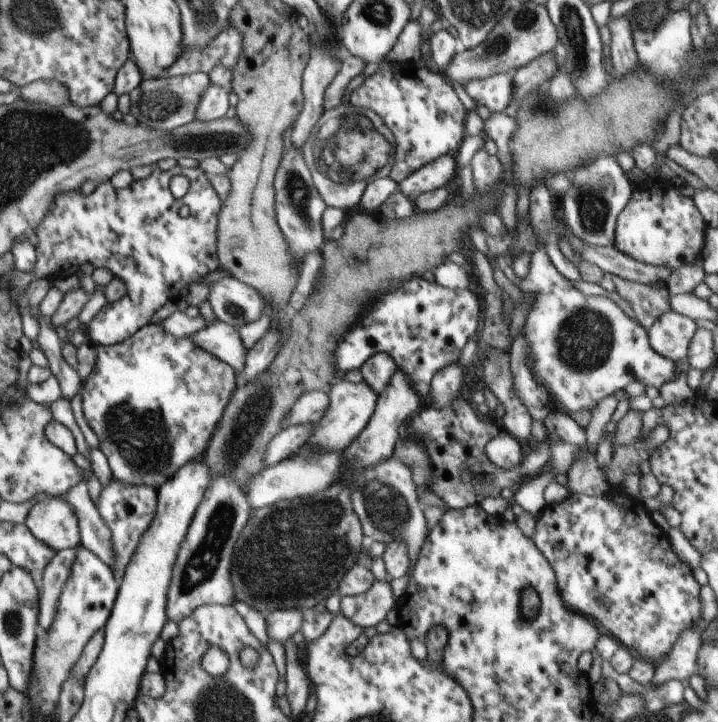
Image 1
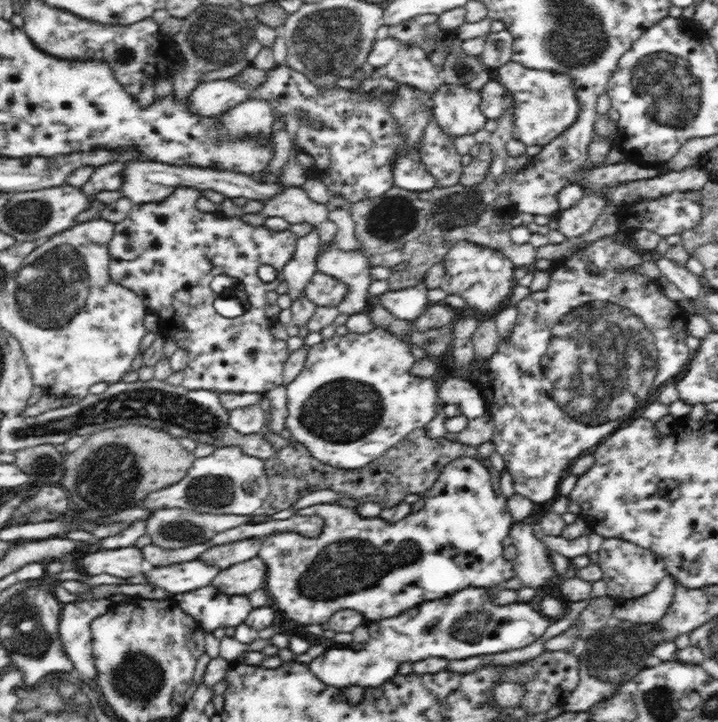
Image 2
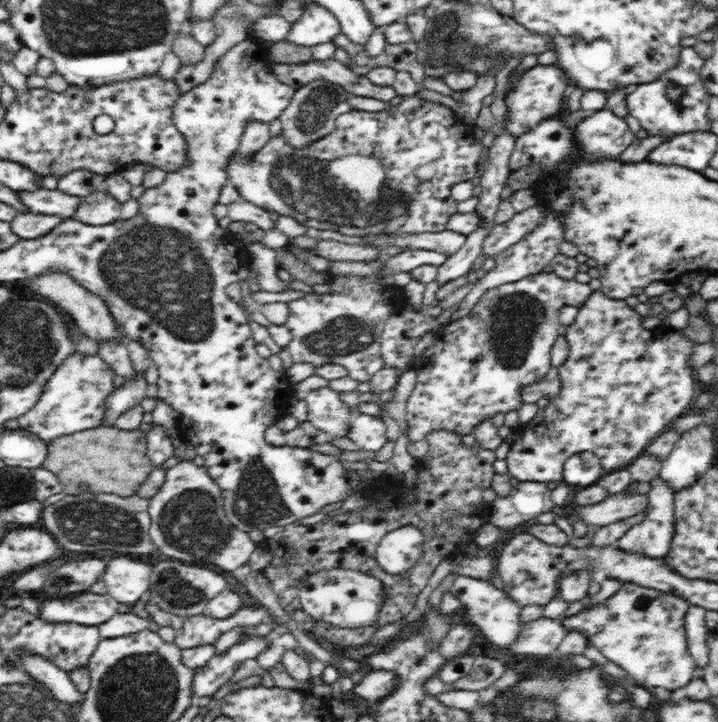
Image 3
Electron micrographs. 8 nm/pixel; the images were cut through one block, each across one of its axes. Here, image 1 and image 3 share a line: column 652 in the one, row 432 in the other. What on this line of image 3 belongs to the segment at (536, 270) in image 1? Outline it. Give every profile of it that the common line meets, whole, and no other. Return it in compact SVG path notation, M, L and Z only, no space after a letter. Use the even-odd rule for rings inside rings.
M353 412L347 437L354 441L358 448L376 453L385 446L388 440L386 429L381 419Z

